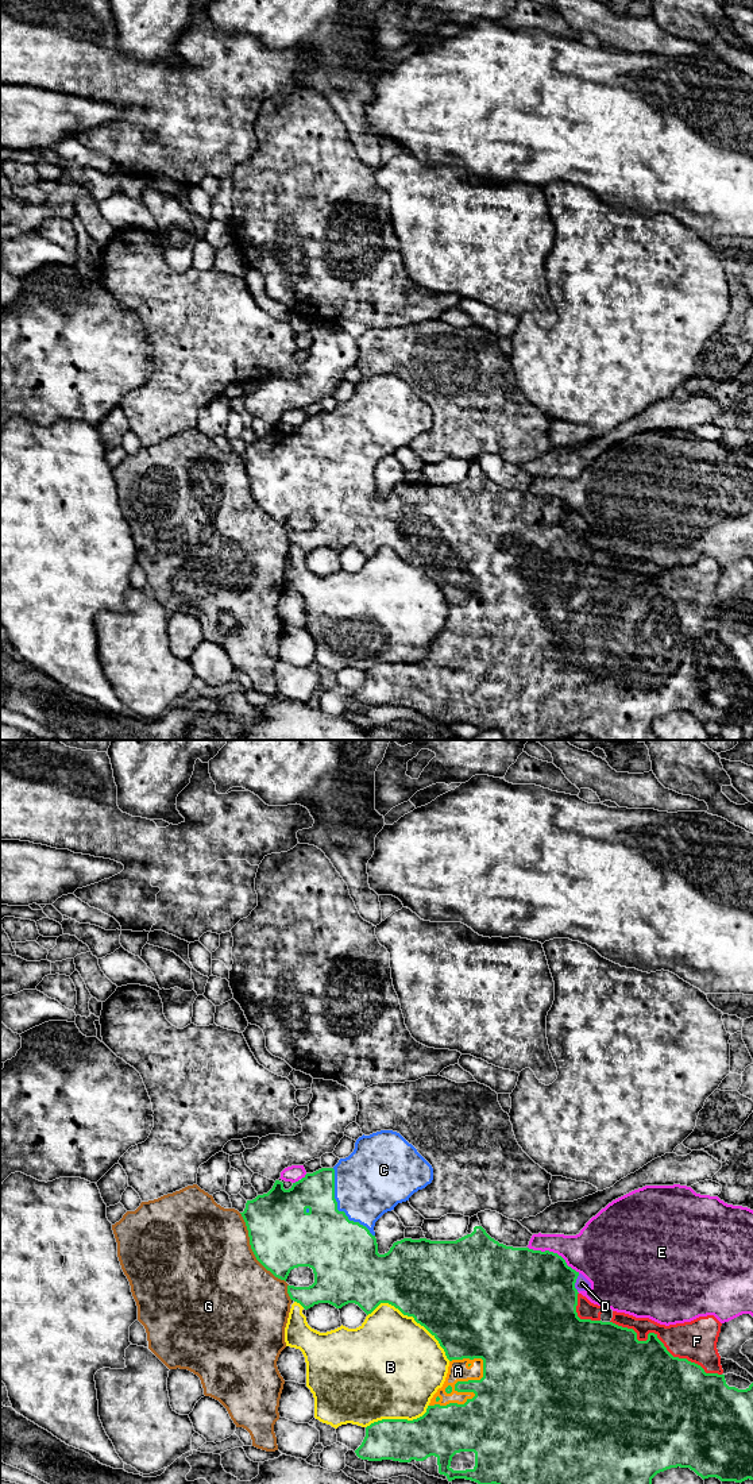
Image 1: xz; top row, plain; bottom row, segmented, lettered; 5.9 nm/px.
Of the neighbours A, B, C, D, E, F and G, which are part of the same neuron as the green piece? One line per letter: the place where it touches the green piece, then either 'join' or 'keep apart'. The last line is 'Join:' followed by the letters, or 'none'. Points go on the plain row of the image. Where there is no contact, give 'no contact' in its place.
A: xz (464, 635) | join
B: xz (412, 559) | keep apart
C: xz (336, 451) | join
D: xz (575, 525) | join
E: xz (555, 497) | keep apart
F: xz (663, 588) | join
G: xz (253, 494) | keep apart
Join: A, C, D, F

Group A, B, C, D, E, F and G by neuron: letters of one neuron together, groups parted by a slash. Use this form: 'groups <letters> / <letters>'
groups A C D F / B / E / G

